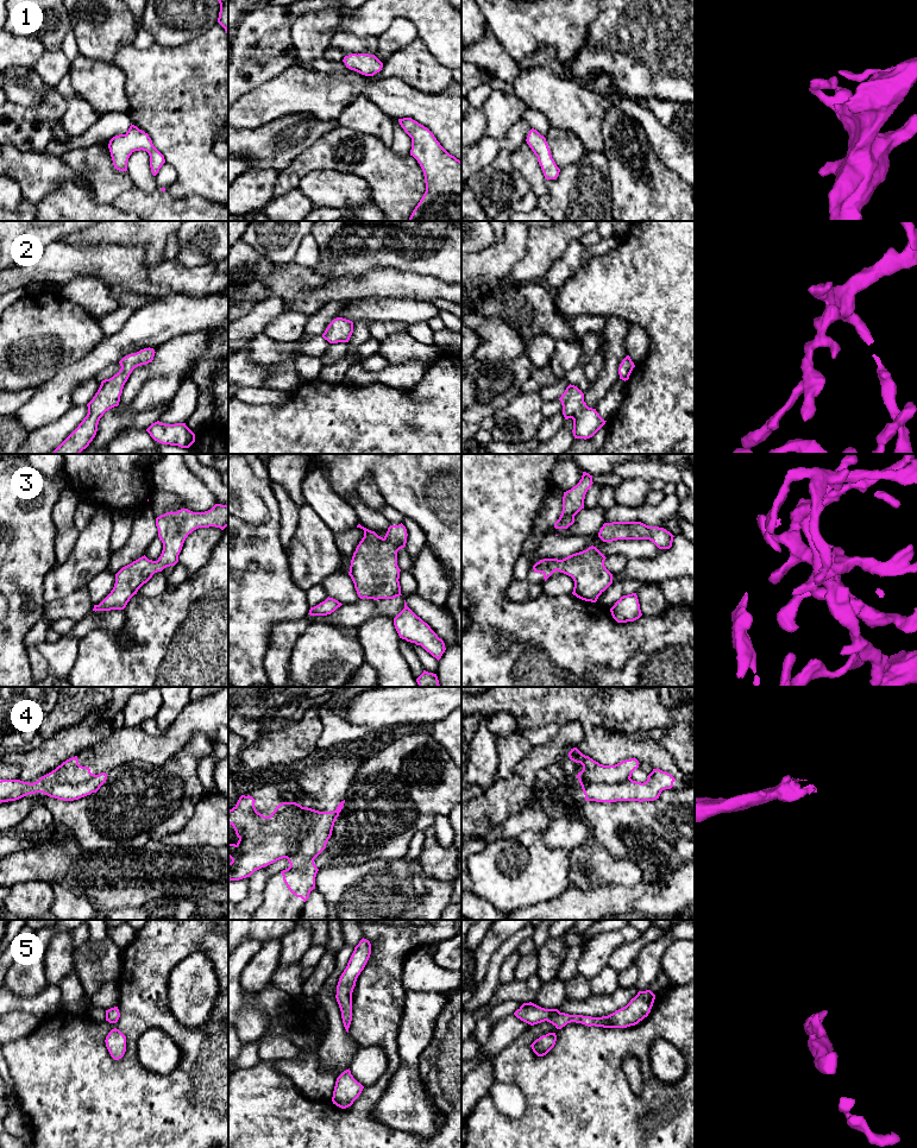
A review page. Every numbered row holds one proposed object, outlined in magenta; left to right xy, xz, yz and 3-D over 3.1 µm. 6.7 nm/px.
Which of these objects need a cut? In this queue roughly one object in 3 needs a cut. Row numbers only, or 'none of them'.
4

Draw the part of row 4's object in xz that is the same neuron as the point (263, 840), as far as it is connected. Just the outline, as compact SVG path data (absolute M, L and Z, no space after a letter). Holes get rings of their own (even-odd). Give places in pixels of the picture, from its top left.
M241 795L237 805L228 810L228 824L233 826L239 838L237 844L228 843L228 857L232 859L228 863L230 881L250 877L255 871L295 853L297 835L295 830L288 826L288 820L299 814L302 814L306 820L312 816L310 808L296 802L282 802L269 816L264 816L257 812L255 802L252 796Z

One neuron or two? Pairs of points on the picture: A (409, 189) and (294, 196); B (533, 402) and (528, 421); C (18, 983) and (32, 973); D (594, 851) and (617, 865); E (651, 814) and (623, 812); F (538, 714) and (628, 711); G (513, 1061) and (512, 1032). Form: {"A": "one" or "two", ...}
{"A": "two", "B": "one", "C": "one", "D": "one", "E": "one", "F": "one", "G": "two"}

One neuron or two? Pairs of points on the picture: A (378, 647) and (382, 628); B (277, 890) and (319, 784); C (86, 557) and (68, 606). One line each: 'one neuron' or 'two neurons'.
A: one neuron
B: one neuron
C: two neurons

